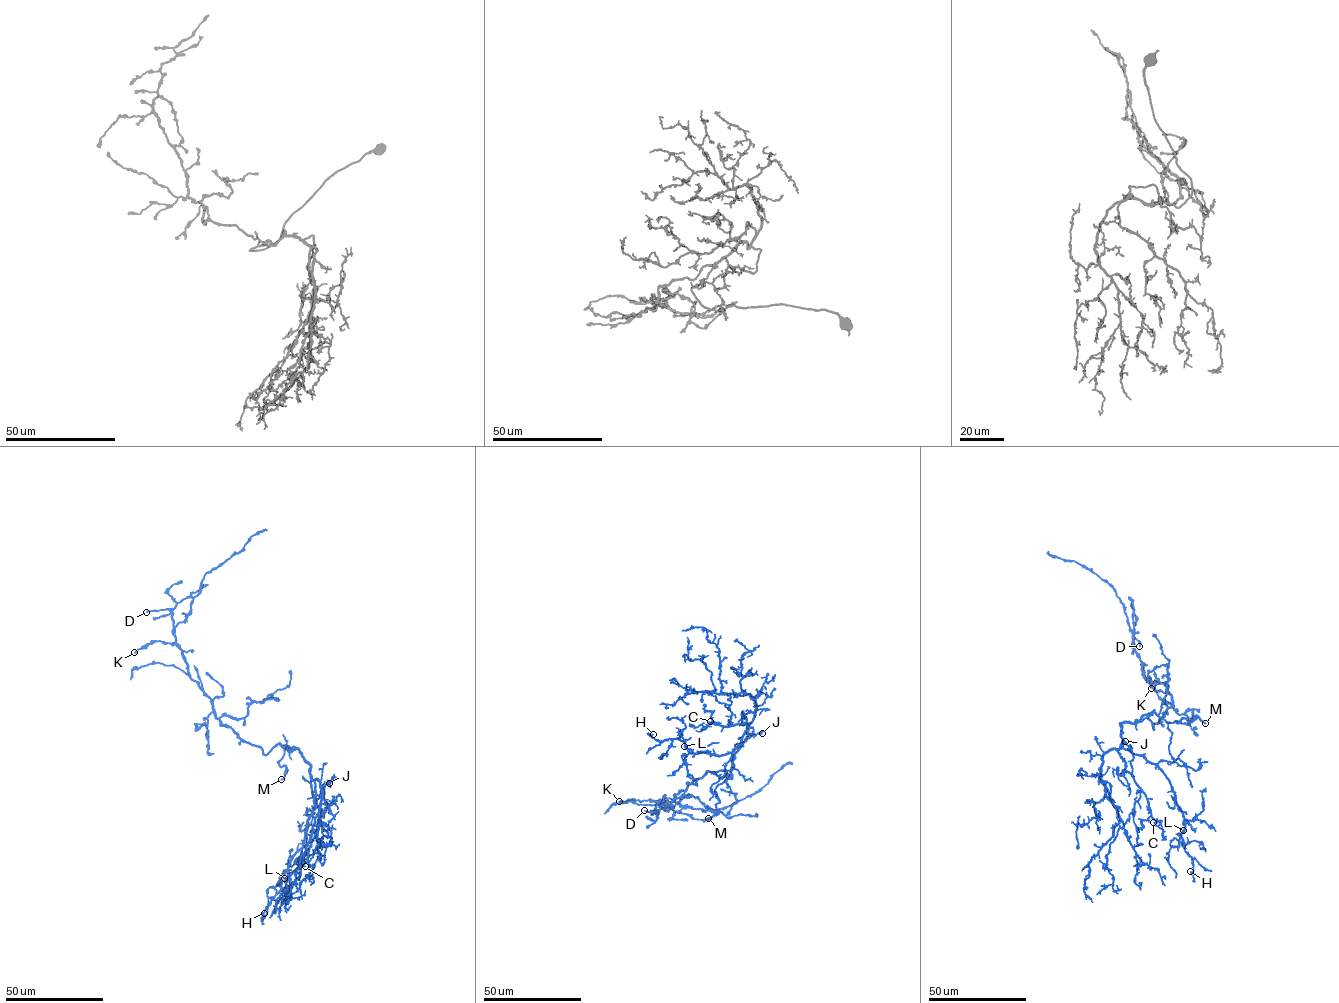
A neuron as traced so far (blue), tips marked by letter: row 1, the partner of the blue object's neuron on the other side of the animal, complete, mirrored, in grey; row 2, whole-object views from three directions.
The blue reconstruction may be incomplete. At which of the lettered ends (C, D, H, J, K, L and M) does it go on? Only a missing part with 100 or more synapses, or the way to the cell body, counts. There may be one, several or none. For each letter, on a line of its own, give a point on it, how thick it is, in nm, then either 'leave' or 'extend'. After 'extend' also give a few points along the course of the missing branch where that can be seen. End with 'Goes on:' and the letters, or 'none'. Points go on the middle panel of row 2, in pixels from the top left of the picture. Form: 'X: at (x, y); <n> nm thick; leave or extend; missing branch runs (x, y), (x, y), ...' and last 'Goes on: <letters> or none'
C: at (710, 721); 150 nm thick; leave
D: at (644, 810); 200 nm thick; leave
H: at (653, 734); 110 nm thick; leave
J: at (762, 733); 130 nm thick; leave
K: at (619, 801); 360 nm thick; leave
L: at (684, 746); 110 nm thick; leave
M: at (708, 818); 240 nm thick; extend; missing branch runs (708, 818), (698, 840)
Goes on: M

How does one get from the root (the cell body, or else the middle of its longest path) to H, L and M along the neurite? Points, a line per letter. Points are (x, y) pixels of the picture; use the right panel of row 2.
H: (1156, 723), (1153, 711), (1122, 723), (1122, 746), (1169, 782), (1190, 871)
L: (1156, 723), (1152, 729), (1148, 717), (1153, 711), (1122, 723), (1122, 746), (1164, 774), (1183, 830)
M: (1156, 723), (1152, 729), (1148, 714), (1154, 712), (1170, 723), (1184, 718), (1192, 722), (1198, 716), (1205, 723)

